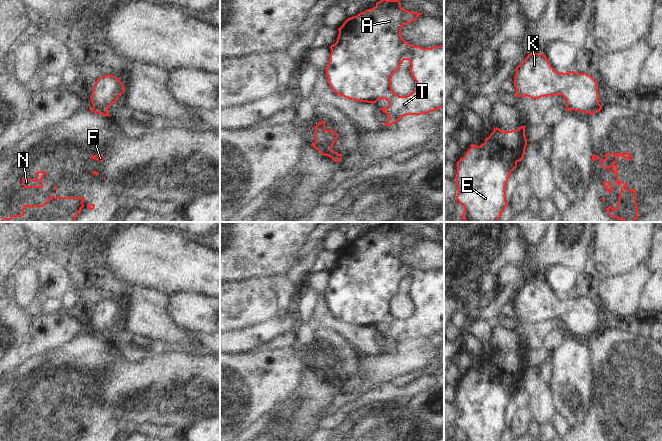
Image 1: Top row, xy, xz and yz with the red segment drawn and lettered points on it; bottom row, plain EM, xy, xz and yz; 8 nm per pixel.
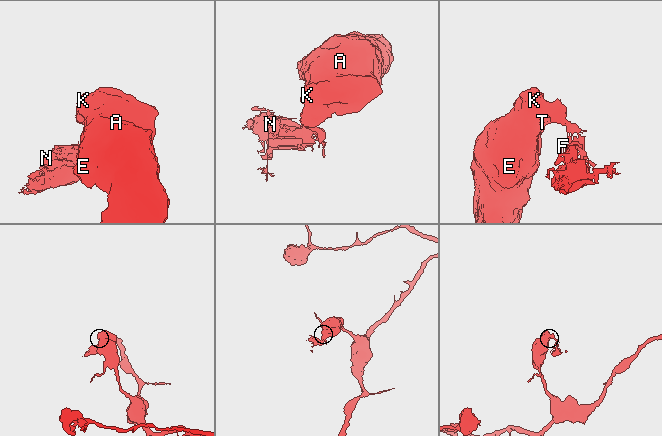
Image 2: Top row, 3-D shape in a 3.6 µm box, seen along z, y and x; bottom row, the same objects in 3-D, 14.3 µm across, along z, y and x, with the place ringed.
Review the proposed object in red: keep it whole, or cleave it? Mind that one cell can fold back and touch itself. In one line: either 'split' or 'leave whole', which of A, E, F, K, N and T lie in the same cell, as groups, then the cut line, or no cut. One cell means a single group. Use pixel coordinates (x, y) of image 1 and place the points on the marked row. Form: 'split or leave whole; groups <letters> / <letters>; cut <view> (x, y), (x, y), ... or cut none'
split; groups A E K T / F N; cut xz (314, 143), (331, 149)

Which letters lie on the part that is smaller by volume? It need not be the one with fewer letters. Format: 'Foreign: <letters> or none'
Foreign: F, N

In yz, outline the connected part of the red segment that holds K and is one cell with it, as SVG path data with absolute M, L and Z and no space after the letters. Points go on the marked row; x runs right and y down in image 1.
M531 52L524 61L516 67L514 76L514 86L517 97L530 97L538 99L545 96L561 95L566 99L566 109L568 111L580 111L589 113L599 105L598 84L596 80L587 73L567 73L556 71L549 63L545 54Z

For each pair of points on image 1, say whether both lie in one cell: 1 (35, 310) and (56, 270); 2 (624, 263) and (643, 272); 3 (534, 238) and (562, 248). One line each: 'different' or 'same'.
1: same
2: different
3: different

